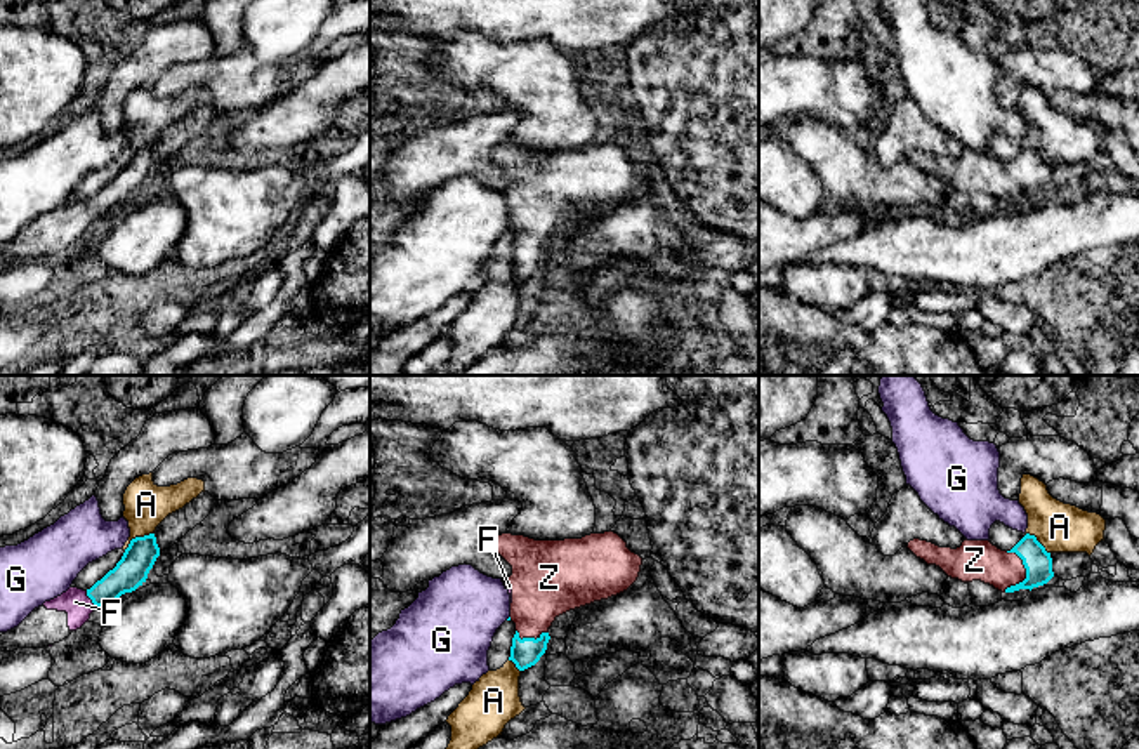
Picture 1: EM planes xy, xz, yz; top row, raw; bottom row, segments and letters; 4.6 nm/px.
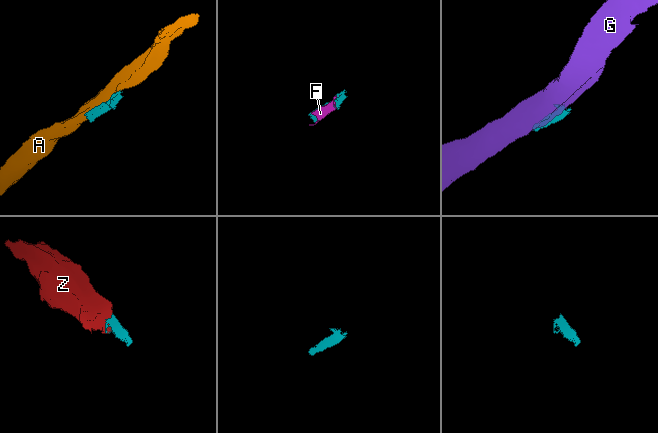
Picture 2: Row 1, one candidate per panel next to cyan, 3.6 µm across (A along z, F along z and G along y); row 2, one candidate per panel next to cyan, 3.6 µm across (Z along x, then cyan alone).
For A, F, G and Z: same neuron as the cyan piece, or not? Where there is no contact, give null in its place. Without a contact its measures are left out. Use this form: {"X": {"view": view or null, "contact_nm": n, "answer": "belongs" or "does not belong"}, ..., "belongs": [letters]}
{"A": {"view": "xy", "contact_nm": 170, "answer": "does not belong"}, "F": {"view": "xy", "contact_nm": 90, "answer": "belongs"}, "G": {"view": null, "answer": "does not belong"}, "Z": {"view": "yz", "contact_nm": 200, "answer": "belongs"}, "belongs": ["F", "Z"]}

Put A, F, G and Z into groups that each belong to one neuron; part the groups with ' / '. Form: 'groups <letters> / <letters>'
groups A / F Z / G

